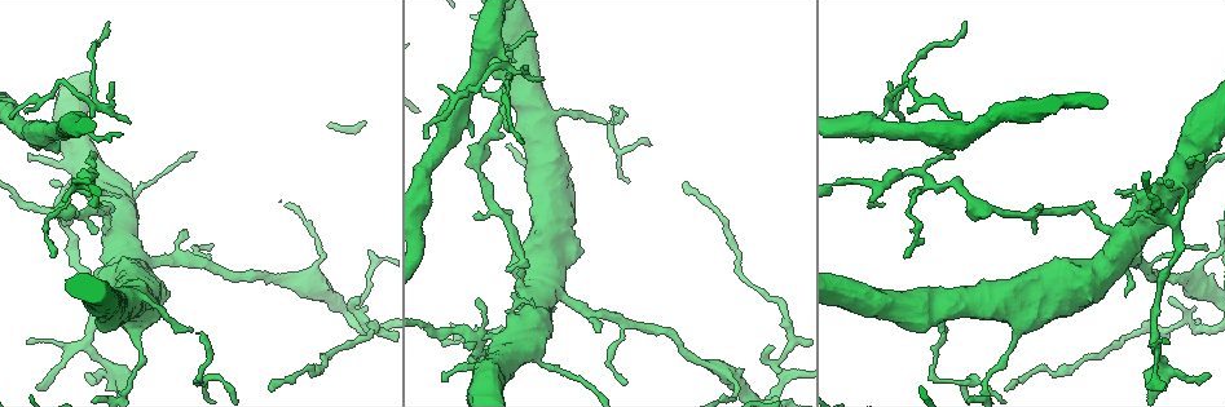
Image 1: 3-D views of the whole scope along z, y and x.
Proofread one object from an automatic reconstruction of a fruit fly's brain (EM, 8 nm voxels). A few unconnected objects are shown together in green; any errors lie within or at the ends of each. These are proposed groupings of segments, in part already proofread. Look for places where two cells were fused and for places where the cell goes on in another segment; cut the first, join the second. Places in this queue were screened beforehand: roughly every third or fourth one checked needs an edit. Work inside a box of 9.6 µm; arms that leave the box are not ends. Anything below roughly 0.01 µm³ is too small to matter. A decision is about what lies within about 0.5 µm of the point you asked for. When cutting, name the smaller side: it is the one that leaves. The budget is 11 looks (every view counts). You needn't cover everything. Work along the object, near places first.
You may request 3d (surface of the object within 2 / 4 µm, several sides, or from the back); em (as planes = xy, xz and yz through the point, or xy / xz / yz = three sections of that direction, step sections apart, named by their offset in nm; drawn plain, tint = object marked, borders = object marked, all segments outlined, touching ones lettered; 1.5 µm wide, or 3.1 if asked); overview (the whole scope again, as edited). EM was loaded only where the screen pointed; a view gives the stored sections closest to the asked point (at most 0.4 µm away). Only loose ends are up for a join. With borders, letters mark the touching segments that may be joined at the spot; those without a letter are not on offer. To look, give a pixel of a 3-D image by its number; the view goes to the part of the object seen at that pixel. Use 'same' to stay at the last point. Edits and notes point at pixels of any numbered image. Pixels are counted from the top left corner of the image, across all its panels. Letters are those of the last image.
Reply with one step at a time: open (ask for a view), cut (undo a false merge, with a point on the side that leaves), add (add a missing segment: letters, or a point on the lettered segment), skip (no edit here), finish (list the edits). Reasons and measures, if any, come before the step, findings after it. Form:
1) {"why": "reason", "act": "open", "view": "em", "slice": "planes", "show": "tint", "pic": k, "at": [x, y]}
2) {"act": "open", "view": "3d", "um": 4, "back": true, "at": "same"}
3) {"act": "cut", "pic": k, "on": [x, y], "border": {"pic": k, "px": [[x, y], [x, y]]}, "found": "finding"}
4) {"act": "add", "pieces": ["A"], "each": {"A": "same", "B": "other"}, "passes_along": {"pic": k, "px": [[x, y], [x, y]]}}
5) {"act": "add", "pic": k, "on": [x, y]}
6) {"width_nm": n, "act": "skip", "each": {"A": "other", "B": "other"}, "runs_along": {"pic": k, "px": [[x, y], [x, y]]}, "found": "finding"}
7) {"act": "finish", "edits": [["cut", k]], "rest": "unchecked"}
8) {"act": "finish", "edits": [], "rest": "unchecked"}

{"why": "tapers out", "act": "open", "view": "em", "slice": "xz", "step": 4, "show": "borders", "pic": 1, "at": [212, 247]}

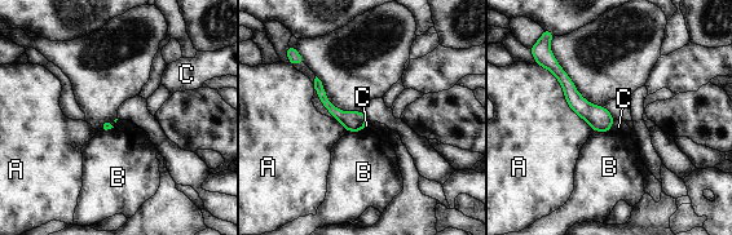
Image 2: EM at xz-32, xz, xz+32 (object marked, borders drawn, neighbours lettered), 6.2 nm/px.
{"longest_contact_nm": ["A", 550], "act": "skip", "each": {"A": "other", "B": "other", "C": "other"}, "runs_along": {"pic": 2, "px": [[554, 69], [570, 94], [607, 128]]}, "found": "no lettered segment goes on from it"}

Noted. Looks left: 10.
{"why": "thin end", "act": "open", "view": "em", "slice": "planes", "show": "borders", "pic": 1, "at": [54, 253]}

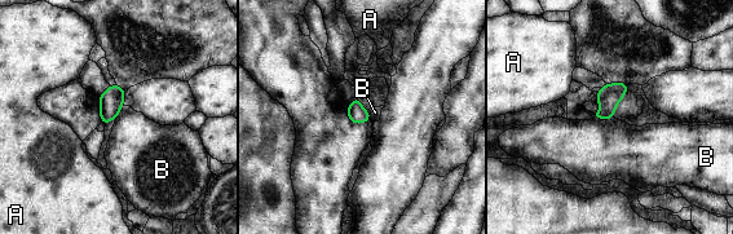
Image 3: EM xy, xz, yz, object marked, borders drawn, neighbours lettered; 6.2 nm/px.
{"act": "skip", "each": {"A": "other", "B": "other"}, "border": {"pic": 3, "px": [[123, 105], [115, 118]]}, "found": "none of them fits"}

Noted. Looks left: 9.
{"why": "free end", "act": "open", "view": "em", "slice": "planes", "show": "borders", "pic": 1, "at": [1120, 223]}

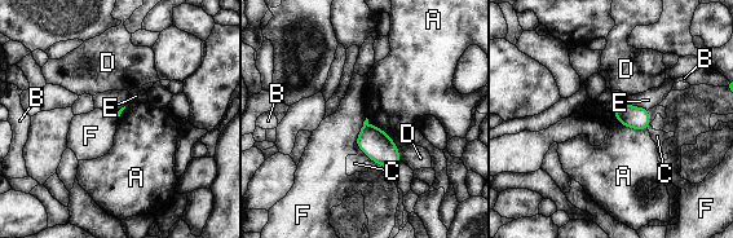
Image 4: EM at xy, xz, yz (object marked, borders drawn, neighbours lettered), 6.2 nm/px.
{"act": "skip", "each": {"A": "other", "B": "other", "C": "other", "D": "other", "E": "other", "F": "other"}, "border": {"pic": 4, "px": [[366, 118], [360, 131]]}, "found": "none of them fits"}

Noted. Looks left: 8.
{"why": "an open end", "act": "open", "view": "3d", "um": 2, "pic": 1, "at": [27, 152]}

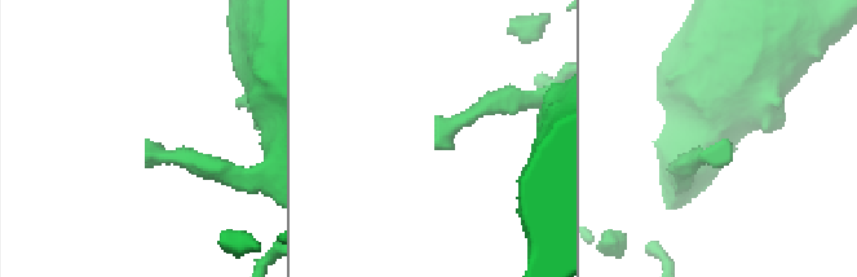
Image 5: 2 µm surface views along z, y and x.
{"act": "open", "view": "em", "slice": "xz", "step": 4, "show": "tint", "pic": 5, "at": [725, 138]}

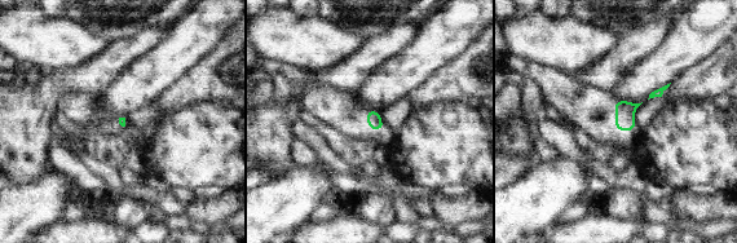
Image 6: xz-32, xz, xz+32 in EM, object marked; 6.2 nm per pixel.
{"act": "open", "view": "em", "slice": "planes", "show": "borders", "at": "same"}

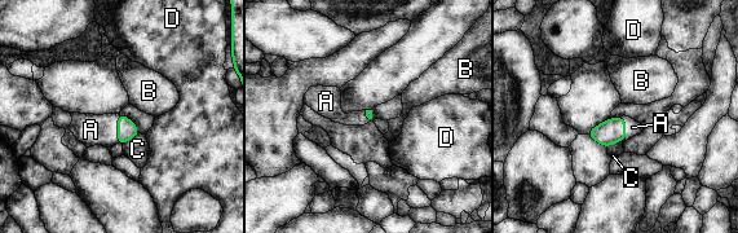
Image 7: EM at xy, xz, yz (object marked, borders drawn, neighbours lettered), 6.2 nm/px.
{"act": "add", "pieces": ["A"], "each": {"A": "same", "B": "other", "C": "other", "D": "other"}, "found": "the cell continues"}

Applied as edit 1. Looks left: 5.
{"act": "finish", "edits": [["add", 7]], "rest": "unchecked"}

